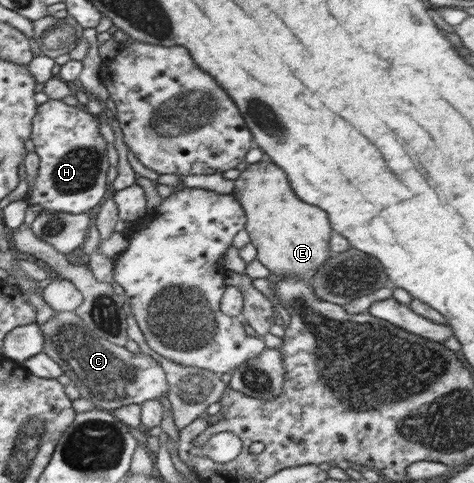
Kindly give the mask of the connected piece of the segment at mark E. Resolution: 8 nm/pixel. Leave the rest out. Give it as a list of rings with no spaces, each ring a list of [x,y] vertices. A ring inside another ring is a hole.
[[[272,161],[248,164],[234,180],[234,186],[231,194],[244,209],[245,230],[257,249],[257,260],[272,274],[310,279],[331,253],[333,230],[326,212],[298,198],[286,174]]]

